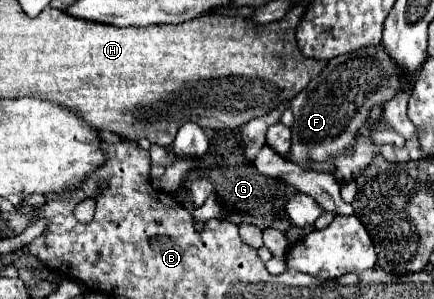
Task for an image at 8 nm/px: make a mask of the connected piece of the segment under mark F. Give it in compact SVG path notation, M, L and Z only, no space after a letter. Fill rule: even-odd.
M374 47L374 49L362 49L362 51L356 51L356 53L350 53L350 55L342 55L342 57L334 57L328 61L328 65L324 67L324 71L316 77L316 81L310 81L306 89L302 89L292 101L290 101L290 109L294 113L294 125L292 125L292 149L290 149L290 157L300 163L300 167L308 169L306 167L306 159L312 157L314 161L324 161L332 155L340 155L346 147L352 147L352 155L338 161L336 163L336 171L334 171L334 177L340 181L340 183L348 183L348 181L354 181L362 169L366 165L372 163L374 155L380 151L384 155L386 161L390 163L406 163L409 161L409 152L406 146L404 147L392 147L392 145L382 145L378 147L376 143L368 143L368 141L358 141L356 133L358 129L366 123L368 119L368 111L372 105L382 105L386 103L388 99L392 99L400 89L402 89L402 81L398 79L400 77L400 71L396 69L396 65L392 63L392 59L388 57L388 53L382 49L382 47Z

